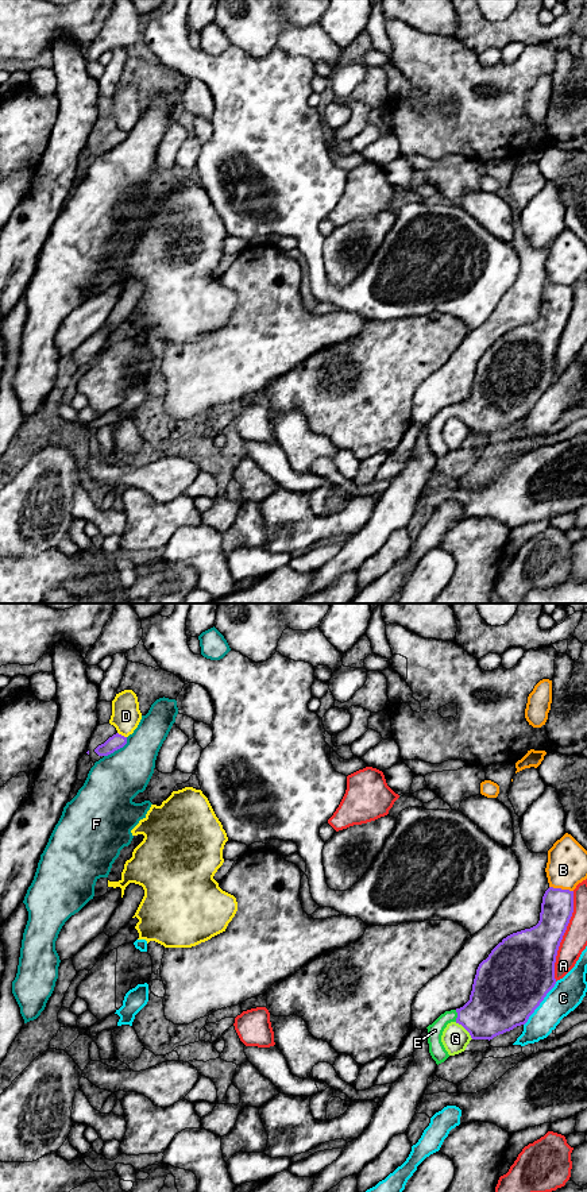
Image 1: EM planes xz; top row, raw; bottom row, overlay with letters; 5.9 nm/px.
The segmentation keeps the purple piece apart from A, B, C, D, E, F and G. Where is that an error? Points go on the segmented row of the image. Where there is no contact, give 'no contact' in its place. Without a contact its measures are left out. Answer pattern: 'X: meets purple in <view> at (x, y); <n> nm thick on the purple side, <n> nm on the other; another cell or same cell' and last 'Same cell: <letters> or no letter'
A: meets purple in xz at (563, 934); 320 nm thick on the purple side, 150 nm on the other; another cell
B: meets purple in xz at (560, 888); 190 nm thick on the purple side, 240 nm on the other; another cell
C: meets purple in xz at (540, 1002); 420 nm thick on the purple side, 190 nm on the other; another cell
D: meets purple in xz at (120, 735); 90 nm thick on the purple side, 180 nm on the other; another cell
E: meets purple in xz at (458, 1015); 340 nm thick on the purple side, 90 nm on the other; same cell
F: meets purple in xz at (118, 748); 90 nm thick on the purple side, 300 nm on the other; another cell
G: meets purple in xz at (464, 1027); 340 nm thick on the purple side, 160 nm on the other; another cell
Same cell: E

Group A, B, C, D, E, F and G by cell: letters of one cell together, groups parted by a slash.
A / B / C / D / E / F / G

